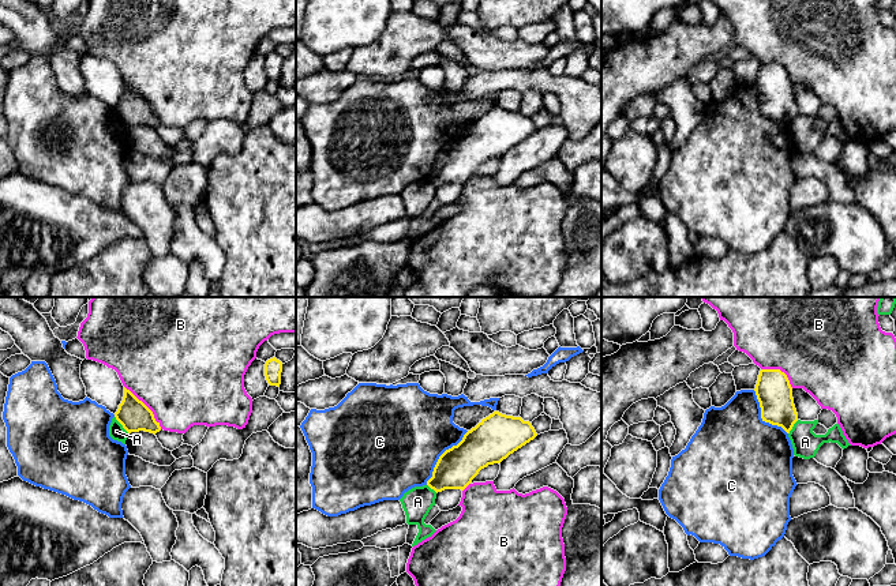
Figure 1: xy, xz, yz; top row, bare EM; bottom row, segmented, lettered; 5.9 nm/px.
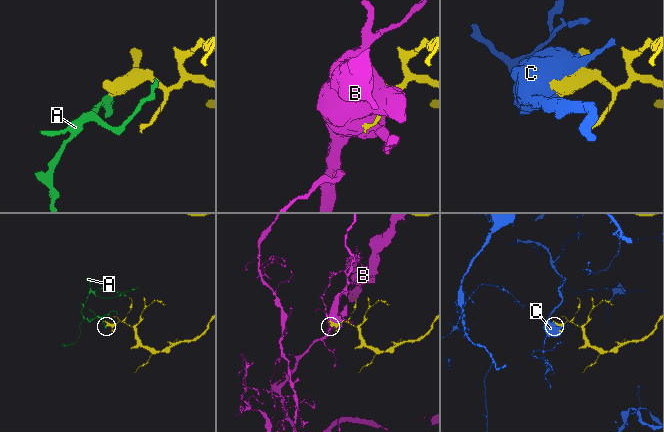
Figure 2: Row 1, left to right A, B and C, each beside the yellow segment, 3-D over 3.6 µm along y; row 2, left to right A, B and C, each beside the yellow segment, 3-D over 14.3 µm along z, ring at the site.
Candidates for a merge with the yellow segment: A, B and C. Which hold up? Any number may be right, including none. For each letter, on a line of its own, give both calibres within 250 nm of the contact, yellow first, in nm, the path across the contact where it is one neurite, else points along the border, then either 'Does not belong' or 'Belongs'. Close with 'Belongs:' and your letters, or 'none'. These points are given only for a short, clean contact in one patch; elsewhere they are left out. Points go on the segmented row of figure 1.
A: Thickness 180 nm (yellow) against 90 nm. Boundary: xy (115, 416), (128, 432). Does not belong
B: Thickness 180 nm (yellow) against 500 nm. Does not belong
C: Thickness 240 nm (yellow) against 500 nm. Does not belong
Belongs: none

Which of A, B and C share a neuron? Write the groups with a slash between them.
A / B / C

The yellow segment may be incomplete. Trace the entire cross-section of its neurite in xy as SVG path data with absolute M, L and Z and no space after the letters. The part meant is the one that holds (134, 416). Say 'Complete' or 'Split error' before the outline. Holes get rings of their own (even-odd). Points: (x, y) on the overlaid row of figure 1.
Complete. M125 387L115 417L128 433L145 431L155 435L161 431L153 412Z

